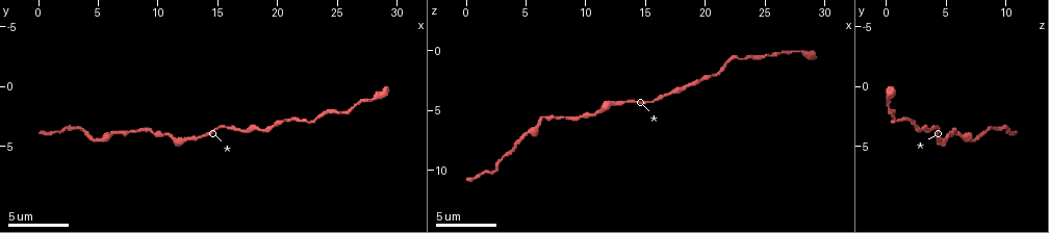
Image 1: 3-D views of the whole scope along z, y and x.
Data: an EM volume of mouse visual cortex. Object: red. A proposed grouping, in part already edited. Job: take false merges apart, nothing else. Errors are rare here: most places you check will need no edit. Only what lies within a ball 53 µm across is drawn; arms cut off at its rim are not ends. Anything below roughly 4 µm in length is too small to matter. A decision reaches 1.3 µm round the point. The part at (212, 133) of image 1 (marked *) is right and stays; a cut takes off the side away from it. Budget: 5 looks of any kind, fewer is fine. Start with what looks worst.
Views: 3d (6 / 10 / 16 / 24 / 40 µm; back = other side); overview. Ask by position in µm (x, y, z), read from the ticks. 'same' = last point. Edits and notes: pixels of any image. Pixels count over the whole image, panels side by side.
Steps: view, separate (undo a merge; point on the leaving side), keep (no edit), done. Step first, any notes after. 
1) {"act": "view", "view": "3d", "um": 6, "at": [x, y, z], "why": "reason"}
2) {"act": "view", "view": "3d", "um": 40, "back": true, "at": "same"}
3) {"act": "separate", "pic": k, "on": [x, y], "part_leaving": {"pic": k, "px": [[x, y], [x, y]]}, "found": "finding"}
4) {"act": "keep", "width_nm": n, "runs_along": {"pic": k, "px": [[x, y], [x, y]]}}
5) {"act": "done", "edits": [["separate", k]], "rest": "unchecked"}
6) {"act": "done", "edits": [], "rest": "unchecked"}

{"act": "view", "view": "3d", "um": 10, "at": [13.0, 4.4, 4.6]}

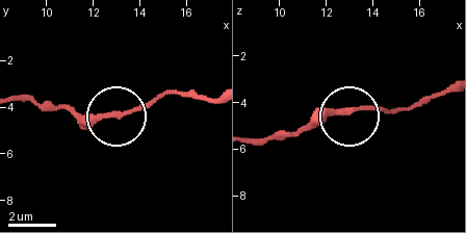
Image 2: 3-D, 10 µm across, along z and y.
{"act": "view", "view": "3d", "um": 10, "back": true, "at": [12.8, 4.4, 4.3]}

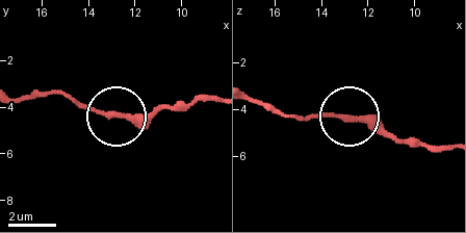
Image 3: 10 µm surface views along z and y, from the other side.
{"act": "keep", "runs_along": {"pic": 3, "px": [[76, 106], [122, 118], [185, 106]]}, "found": "all the same neuron"}

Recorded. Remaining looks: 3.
{"act": "view", "view": "3d", "um": 6, "at": [22.8, 2.8, 0.6], "why": "narrows sharply"}

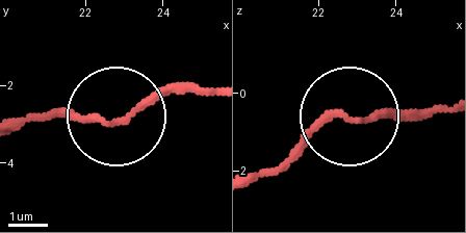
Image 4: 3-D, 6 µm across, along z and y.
{"act": "view", "view": "3d", "um": 6, "back": true, "at": [22.75, 2.90, 0.65]}

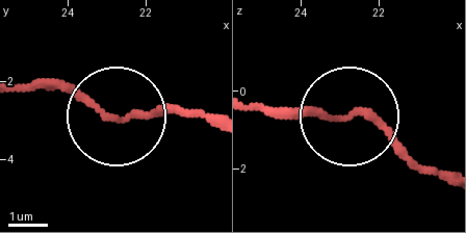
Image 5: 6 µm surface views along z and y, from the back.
{"act": "keep", "runs_along": {"pic": 5, "px": [[447, 180], [367, 118], [261, 110]]}, "found": "one neuron here"}

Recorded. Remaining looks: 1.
{"act": "done", "edits": [], "rest": "unchecked"}

